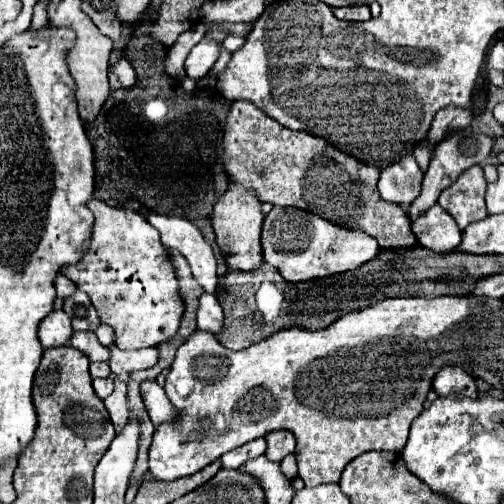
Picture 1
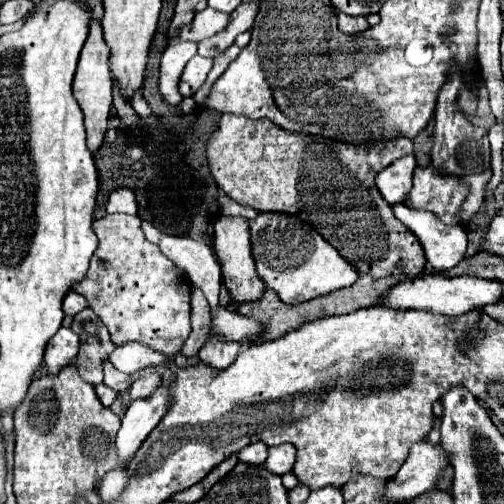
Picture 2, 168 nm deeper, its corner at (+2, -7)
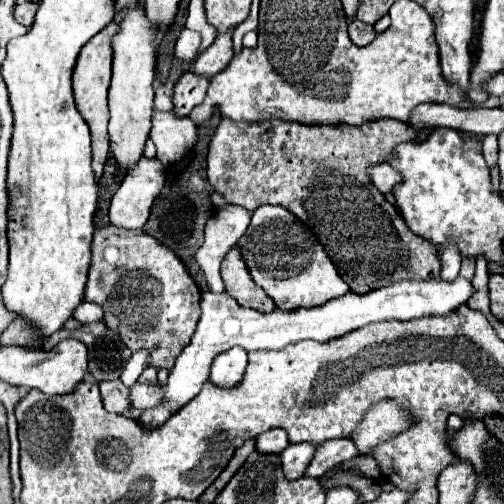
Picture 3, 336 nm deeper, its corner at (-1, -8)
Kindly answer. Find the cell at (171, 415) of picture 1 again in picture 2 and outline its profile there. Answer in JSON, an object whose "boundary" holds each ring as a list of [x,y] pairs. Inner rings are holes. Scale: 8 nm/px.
{"boundary":[[[156,373],[142,375],[132,383],[130,397],[132,399],[148,399],[150,395],[154,395],[154,391],[156,391],[156,387],[160,387],[160,383],[162,383],[162,377]]]}

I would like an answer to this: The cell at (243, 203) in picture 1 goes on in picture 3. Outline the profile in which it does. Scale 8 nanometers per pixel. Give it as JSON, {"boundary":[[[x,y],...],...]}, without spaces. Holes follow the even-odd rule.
{"boundary":[[[233,246],[227,252],[223,266],[221,266],[221,276],[225,282],[225,292],[229,296],[233,296],[241,306],[255,308],[259,312],[273,312],[275,310],[273,300],[263,292],[263,288],[259,288],[251,280],[237,246]]]}

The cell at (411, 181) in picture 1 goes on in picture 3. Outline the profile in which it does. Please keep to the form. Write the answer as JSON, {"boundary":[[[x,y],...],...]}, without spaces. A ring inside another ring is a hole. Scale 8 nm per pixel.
{"boundary":[[[381,162],[381,164],[371,164],[369,168],[369,178],[373,182],[373,186],[379,190],[379,192],[391,192],[393,186],[399,182],[399,174],[387,164],[387,162]]]}

